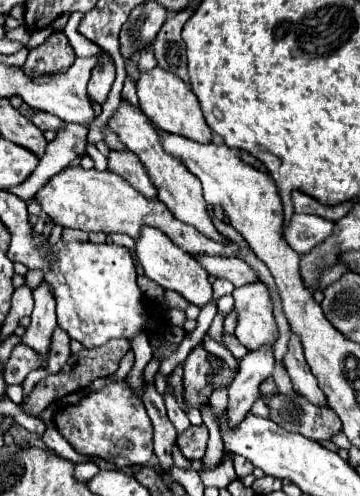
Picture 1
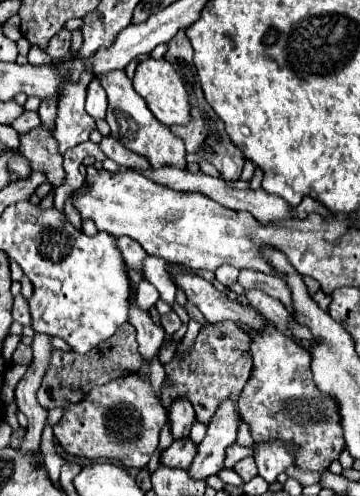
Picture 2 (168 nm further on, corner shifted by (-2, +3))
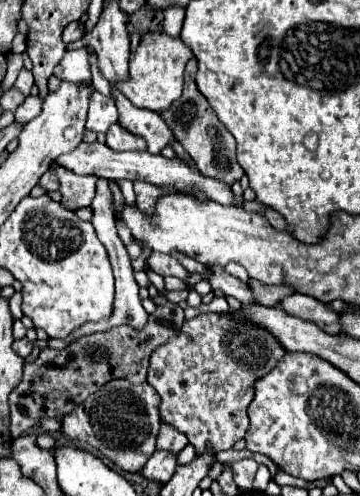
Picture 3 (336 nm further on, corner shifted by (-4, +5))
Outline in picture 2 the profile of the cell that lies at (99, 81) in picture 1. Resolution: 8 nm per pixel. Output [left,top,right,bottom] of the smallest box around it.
[85,79,107,119]

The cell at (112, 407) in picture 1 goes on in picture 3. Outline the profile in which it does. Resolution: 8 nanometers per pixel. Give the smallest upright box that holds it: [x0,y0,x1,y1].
[61,379,161,473]

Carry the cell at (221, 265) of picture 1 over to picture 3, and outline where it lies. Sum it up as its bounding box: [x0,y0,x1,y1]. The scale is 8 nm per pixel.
[277,293,341,333]

